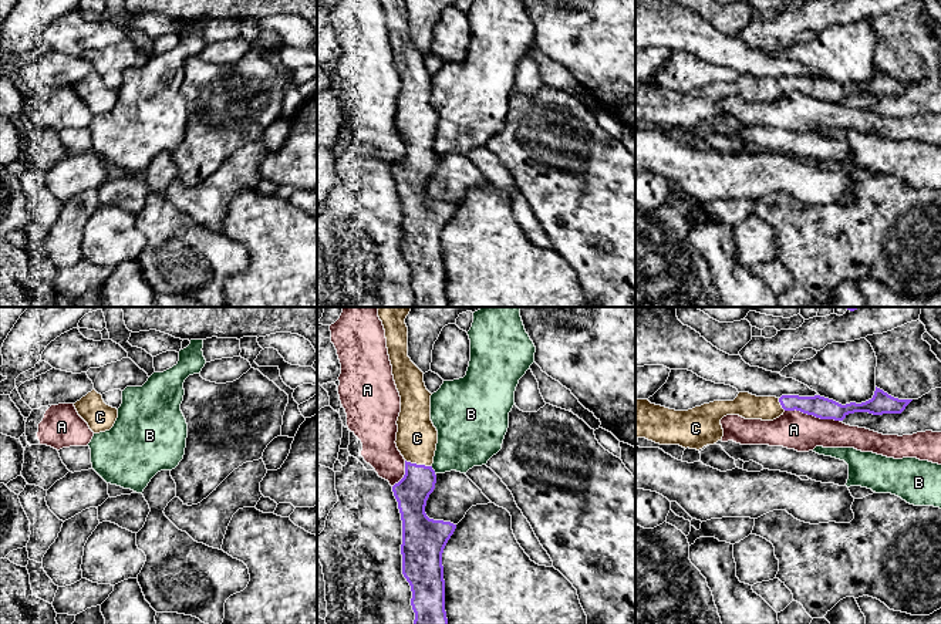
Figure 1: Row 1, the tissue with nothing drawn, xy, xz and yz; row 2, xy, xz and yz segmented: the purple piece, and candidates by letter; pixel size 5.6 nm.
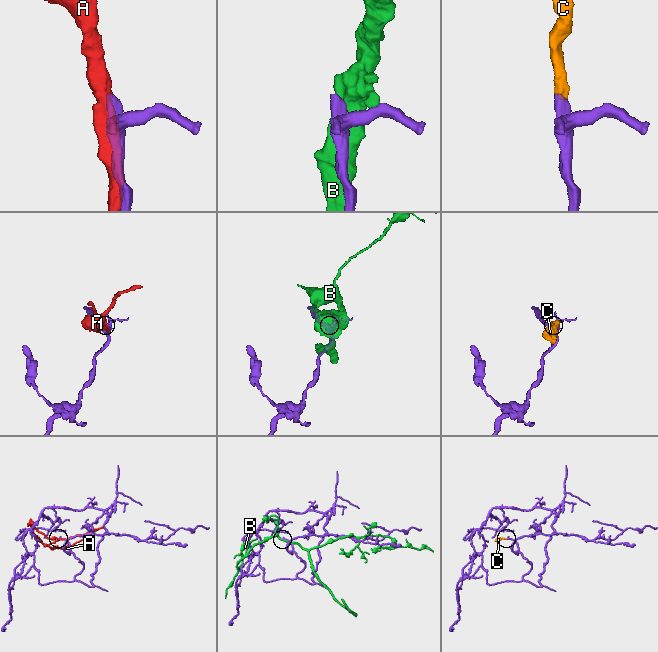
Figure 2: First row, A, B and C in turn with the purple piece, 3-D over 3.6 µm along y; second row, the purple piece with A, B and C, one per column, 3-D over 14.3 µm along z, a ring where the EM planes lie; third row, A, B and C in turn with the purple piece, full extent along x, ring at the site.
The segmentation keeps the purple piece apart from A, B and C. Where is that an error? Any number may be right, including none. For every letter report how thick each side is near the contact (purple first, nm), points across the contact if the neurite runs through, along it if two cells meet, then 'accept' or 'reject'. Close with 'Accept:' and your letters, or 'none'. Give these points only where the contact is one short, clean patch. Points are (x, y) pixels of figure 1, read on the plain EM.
A: 120/220 nm | reject
B: 190/320 nm | reject
C: 190/240 nm | across xz (412, 172), (418, 164), (418, 147), (417, 120) | accept
Accept: C

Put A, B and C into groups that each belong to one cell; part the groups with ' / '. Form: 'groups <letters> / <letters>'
groups A / B / C

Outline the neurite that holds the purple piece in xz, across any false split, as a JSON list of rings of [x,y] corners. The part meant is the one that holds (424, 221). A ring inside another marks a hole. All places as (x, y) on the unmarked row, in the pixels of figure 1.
[[[380,0],[387,20],[392,57],[401,78],[401,94],[397,102],[397,129],[405,141],[405,156],[392,168],[402,202],[402,256],[411,267],[414,307],[448,307],[445,293],[445,262],[442,235],[456,206],[429,200],[425,188],[435,171],[436,156],[432,151],[438,125],[438,112],[431,102],[431,74],[424,64],[424,54],[408,38],[408,9],[405,0]]]

